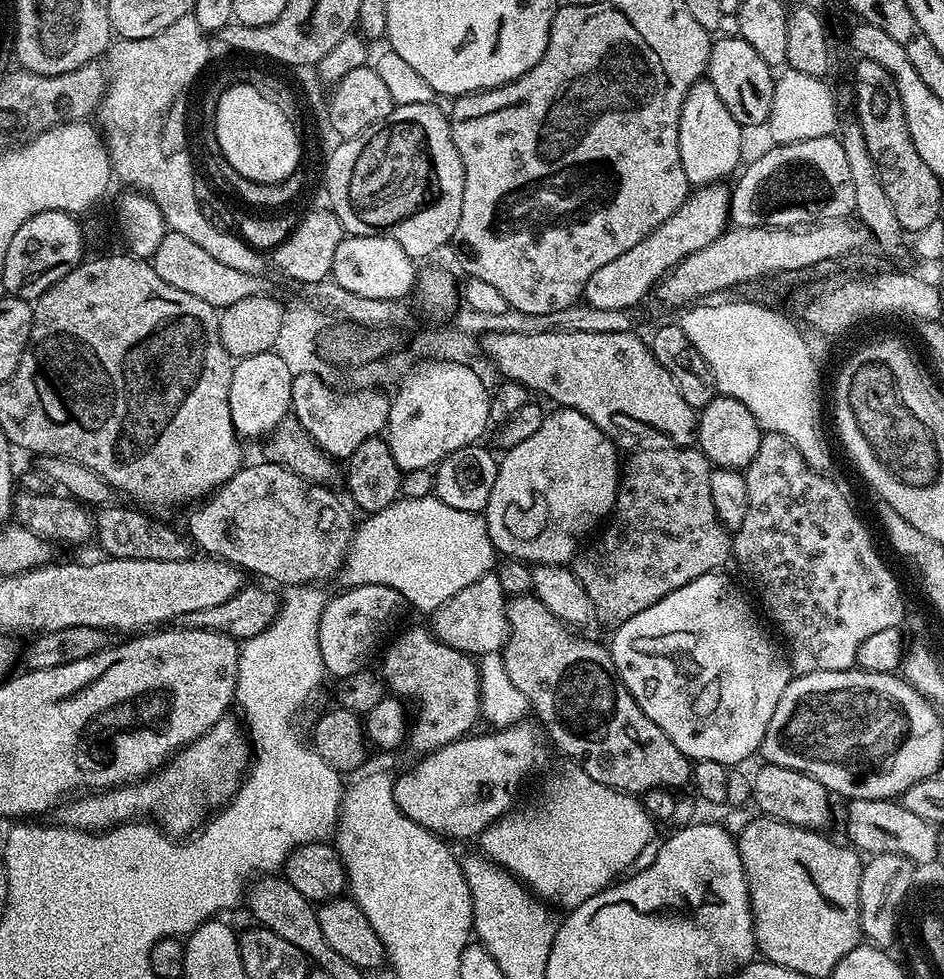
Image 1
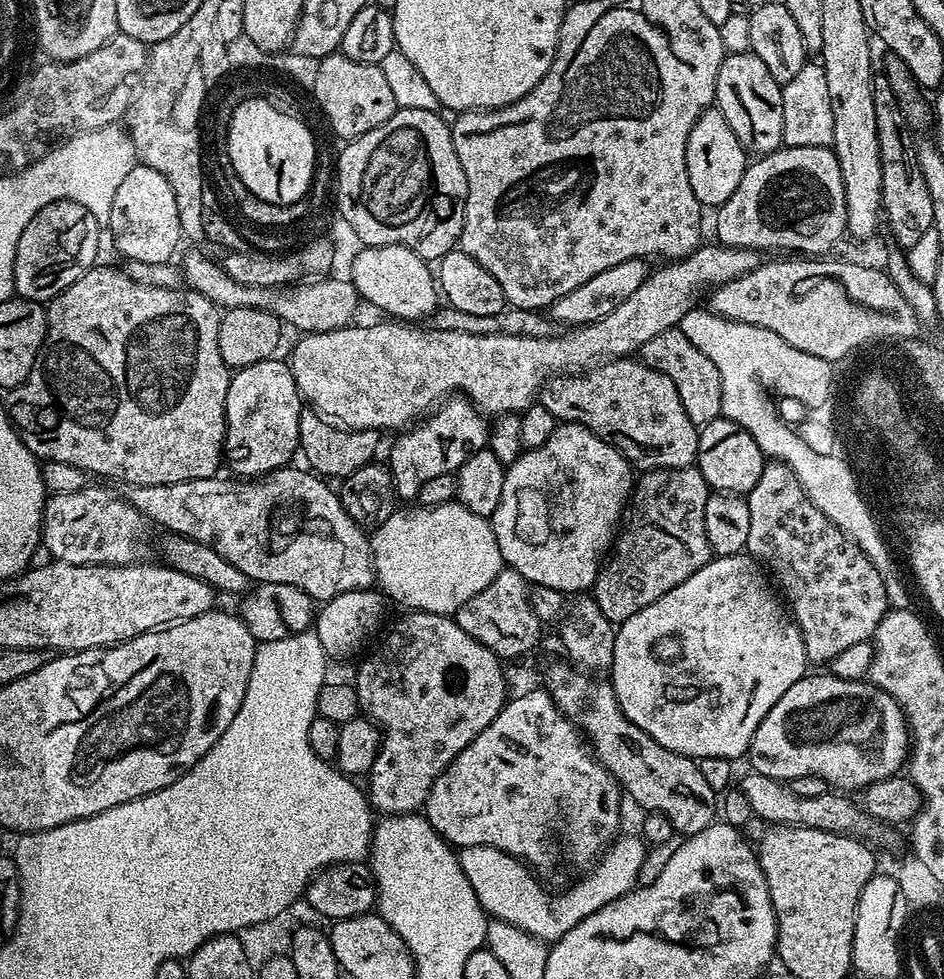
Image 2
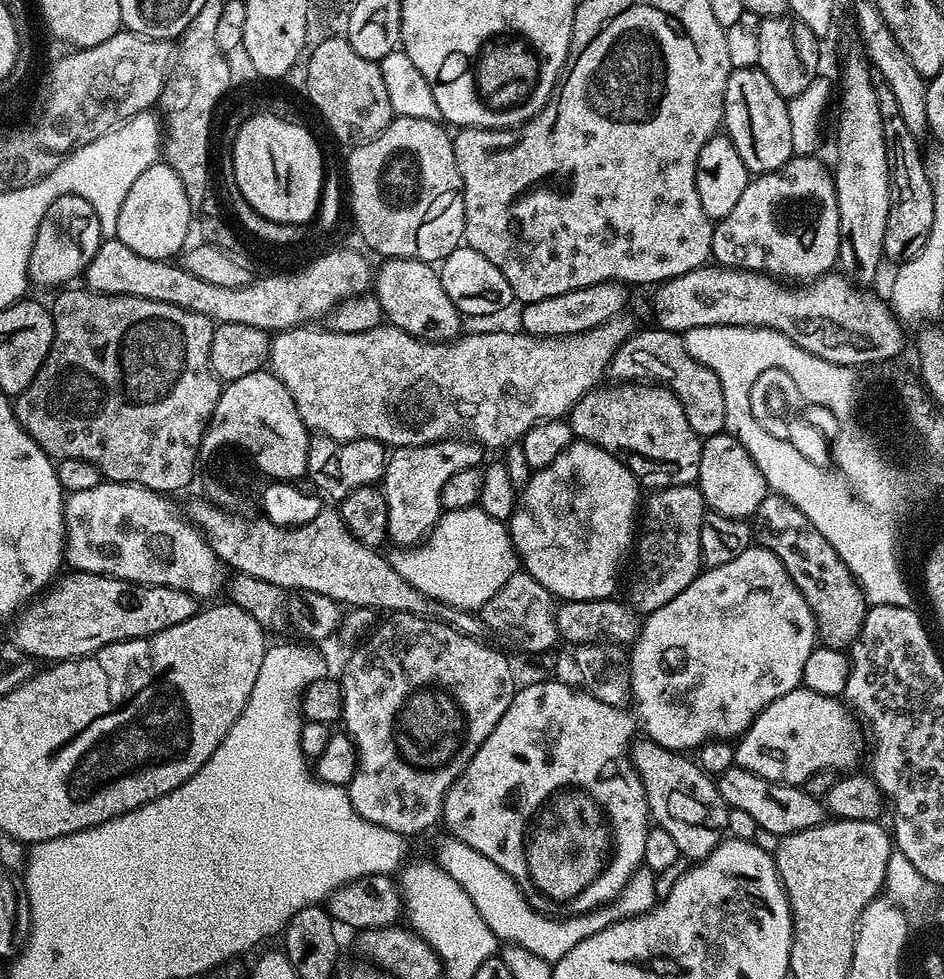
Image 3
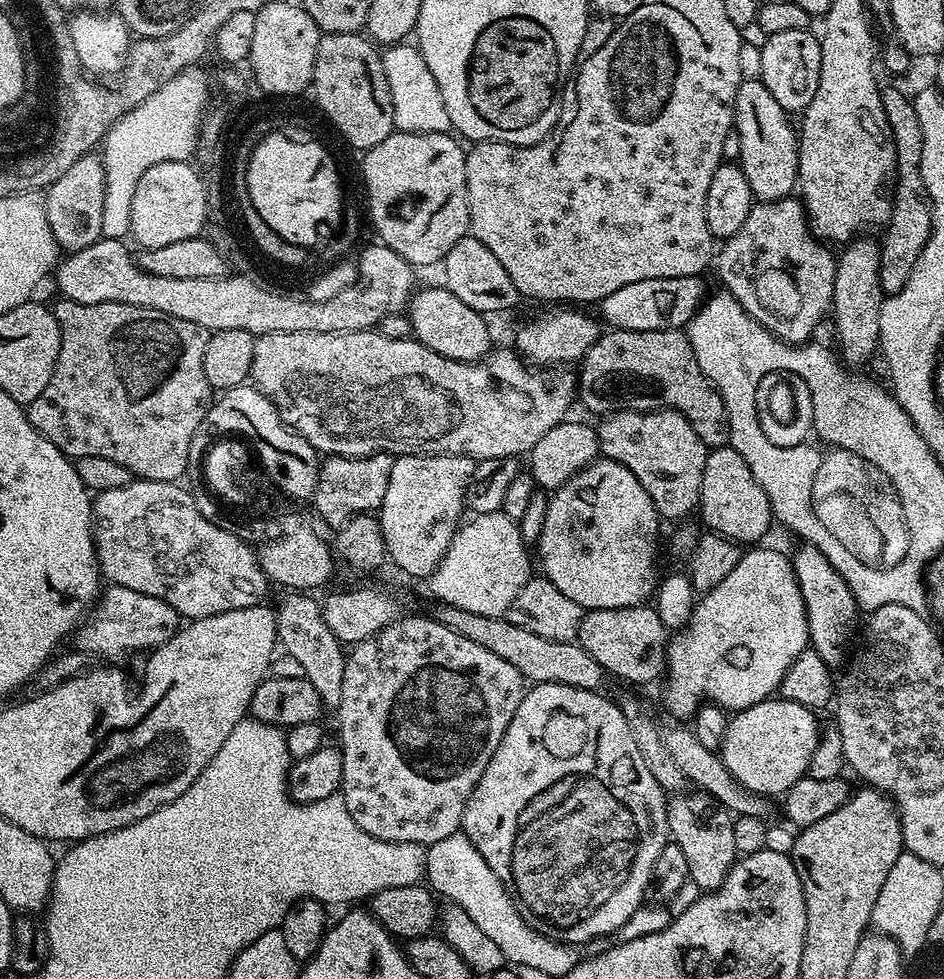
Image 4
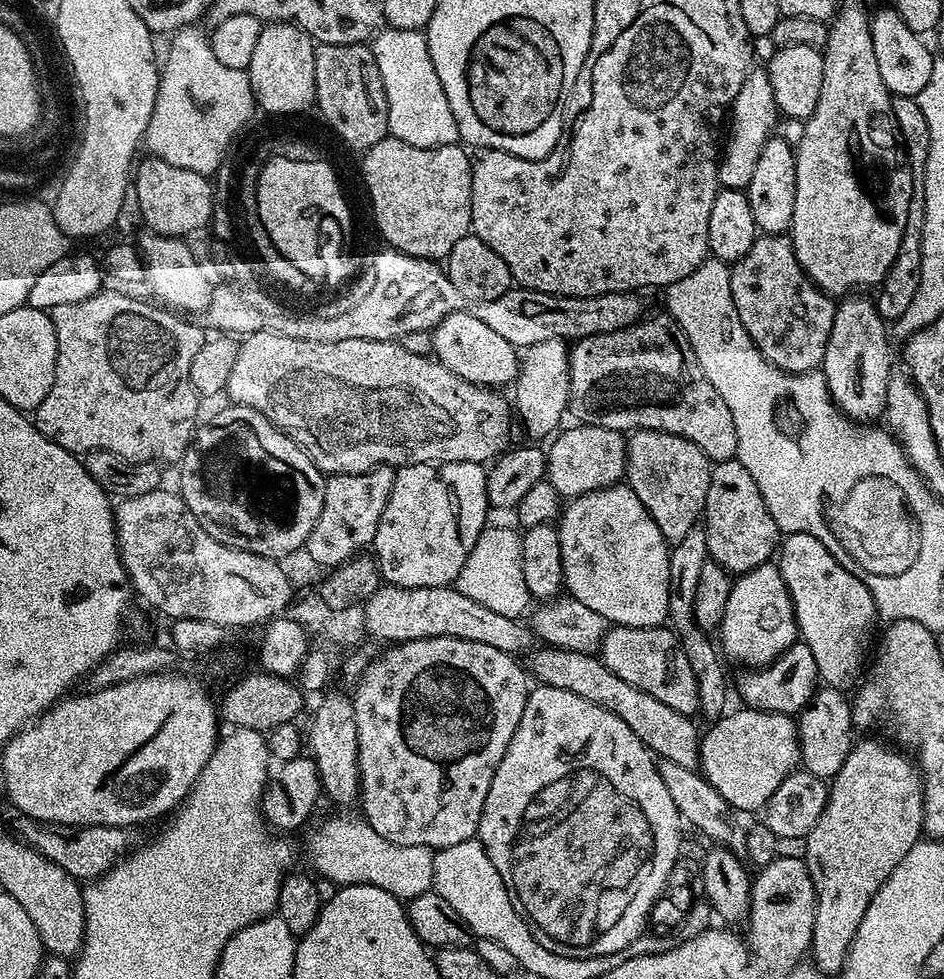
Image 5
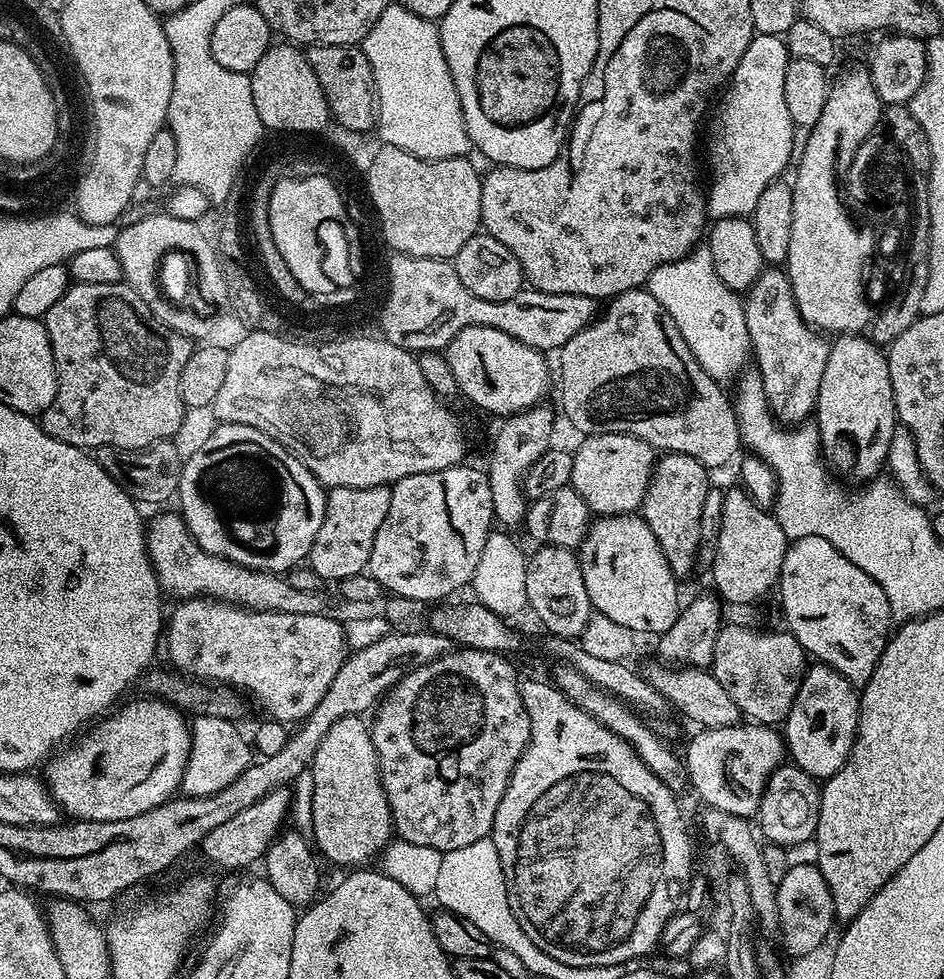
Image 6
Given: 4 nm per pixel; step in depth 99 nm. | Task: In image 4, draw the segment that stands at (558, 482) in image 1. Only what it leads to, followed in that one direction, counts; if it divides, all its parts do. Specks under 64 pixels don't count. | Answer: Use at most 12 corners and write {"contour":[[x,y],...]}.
{"contour":[[597,458],[547,497],[543,579],[585,610],[655,593],[662,517]]}

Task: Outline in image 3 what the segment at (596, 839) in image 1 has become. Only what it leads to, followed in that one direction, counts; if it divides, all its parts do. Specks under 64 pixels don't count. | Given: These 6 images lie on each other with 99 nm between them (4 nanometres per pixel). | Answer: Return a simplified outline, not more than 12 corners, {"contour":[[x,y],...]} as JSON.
{"contour":[[445,835],[434,859],[497,941],[549,962],[656,907],[641,867],[610,904],[544,916],[486,854]]}

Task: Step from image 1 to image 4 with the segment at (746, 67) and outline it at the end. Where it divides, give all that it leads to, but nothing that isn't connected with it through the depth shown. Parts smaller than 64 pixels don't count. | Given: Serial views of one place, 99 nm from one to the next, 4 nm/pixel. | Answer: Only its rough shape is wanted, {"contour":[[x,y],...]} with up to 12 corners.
{"contour":[[759,78],[741,79],[734,135],[757,201],[798,184],[798,132]]}

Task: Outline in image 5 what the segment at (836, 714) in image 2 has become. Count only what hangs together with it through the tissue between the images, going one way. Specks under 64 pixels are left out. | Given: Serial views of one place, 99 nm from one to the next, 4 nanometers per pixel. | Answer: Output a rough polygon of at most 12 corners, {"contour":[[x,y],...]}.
{"contour":[[747,706],[701,735],[698,768],[759,813],[801,767],[800,729]]}

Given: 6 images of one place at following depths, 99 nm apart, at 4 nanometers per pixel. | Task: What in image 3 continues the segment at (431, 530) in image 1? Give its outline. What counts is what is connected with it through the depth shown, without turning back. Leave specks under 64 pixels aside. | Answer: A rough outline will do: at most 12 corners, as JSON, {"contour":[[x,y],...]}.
{"contour":[[444,512],[394,571],[478,610],[518,568],[505,521]]}

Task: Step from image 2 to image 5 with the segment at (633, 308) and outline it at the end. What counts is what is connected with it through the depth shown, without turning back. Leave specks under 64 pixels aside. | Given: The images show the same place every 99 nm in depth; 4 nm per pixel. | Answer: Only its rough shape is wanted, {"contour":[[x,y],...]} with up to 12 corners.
{"contour":[[249,332],[226,389],[321,472],[487,465],[514,408],[395,340]]}

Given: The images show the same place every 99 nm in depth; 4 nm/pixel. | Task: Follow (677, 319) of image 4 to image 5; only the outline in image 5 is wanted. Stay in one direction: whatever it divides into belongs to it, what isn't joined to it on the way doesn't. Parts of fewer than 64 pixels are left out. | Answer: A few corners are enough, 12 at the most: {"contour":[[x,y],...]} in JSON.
{"contour":[[513,287],[474,311],[517,350],[636,324],[635,292]]}

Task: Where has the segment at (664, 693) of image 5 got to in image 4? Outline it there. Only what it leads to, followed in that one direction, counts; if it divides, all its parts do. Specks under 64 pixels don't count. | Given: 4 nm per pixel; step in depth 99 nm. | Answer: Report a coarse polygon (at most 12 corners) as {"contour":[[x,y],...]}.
{"contour":[[648,604],[589,609],[577,641],[634,684],[666,668],[668,629]]}

